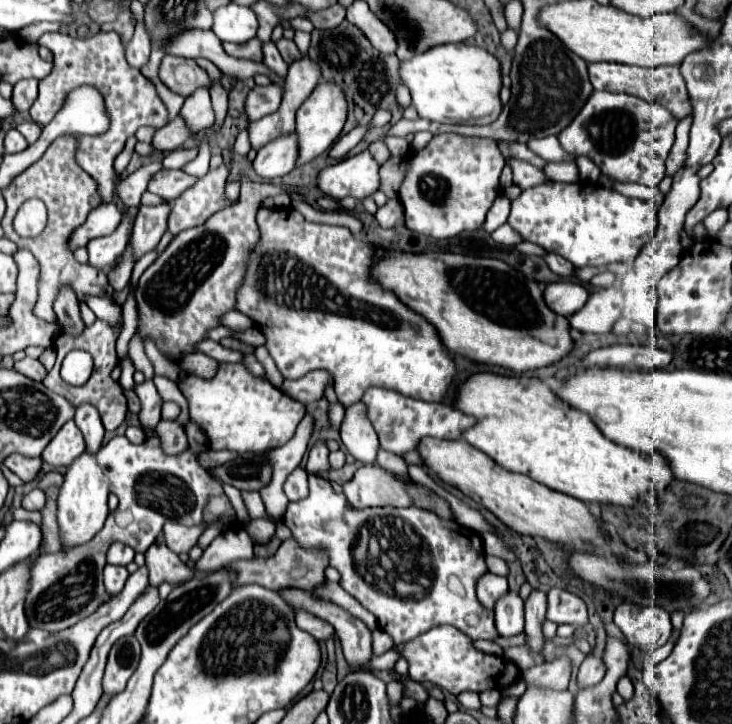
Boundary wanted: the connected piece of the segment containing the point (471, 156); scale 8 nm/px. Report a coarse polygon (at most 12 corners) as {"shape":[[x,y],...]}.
{"shape":[[439,134],[399,198],[405,226],[479,230],[499,194],[497,142]]}

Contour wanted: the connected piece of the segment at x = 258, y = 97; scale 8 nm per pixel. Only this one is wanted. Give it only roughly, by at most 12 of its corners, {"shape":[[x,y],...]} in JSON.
{"shape":[[255,86],[245,102],[249,120],[273,114],[283,86]]}

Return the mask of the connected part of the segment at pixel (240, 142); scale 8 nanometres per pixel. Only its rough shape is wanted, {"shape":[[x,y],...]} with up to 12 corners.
{"shape":[[241,130],[233,150],[241,156],[251,150],[247,130]]}

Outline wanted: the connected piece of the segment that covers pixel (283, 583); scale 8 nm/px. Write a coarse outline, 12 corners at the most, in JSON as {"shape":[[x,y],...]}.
{"shape":[[285,540],[271,558],[227,564],[233,586],[313,590],[325,554]]}

